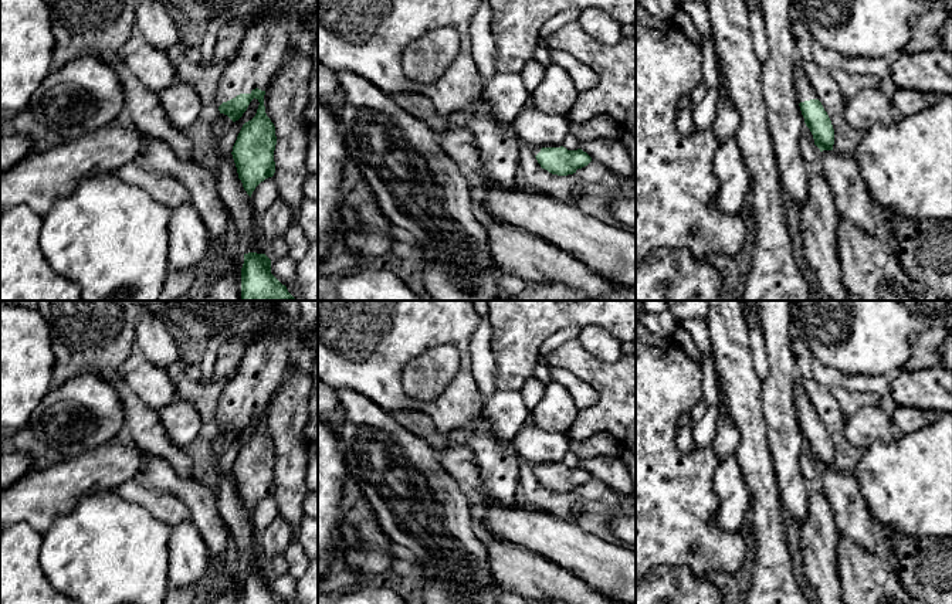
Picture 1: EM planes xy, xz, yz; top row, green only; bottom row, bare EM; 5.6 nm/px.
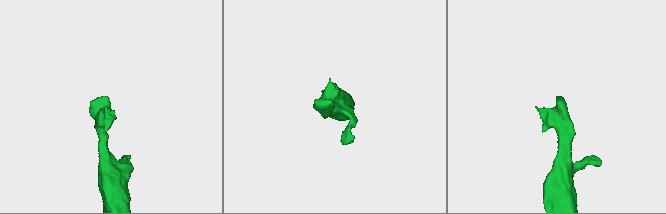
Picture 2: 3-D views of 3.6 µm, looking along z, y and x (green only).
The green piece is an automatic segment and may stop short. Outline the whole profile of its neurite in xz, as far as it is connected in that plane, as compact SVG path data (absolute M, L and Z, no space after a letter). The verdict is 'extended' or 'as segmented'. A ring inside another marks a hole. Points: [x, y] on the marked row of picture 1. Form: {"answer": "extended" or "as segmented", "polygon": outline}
{"answer": "extended", "polygon": "M562 145L535 146L532 152L542 169L558 176L573 174L592 162L582 149L568 150Z"}

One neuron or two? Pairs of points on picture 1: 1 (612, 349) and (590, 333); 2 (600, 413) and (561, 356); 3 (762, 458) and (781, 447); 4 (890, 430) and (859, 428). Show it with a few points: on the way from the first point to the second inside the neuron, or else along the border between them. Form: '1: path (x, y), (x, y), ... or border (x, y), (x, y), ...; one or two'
1: path (606, 348), (596, 339); one
2: path (603, 396), (603, 387), (578, 362); one
3: border (764, 421), (778, 487); two
4: path (883, 428), (866, 428); one

